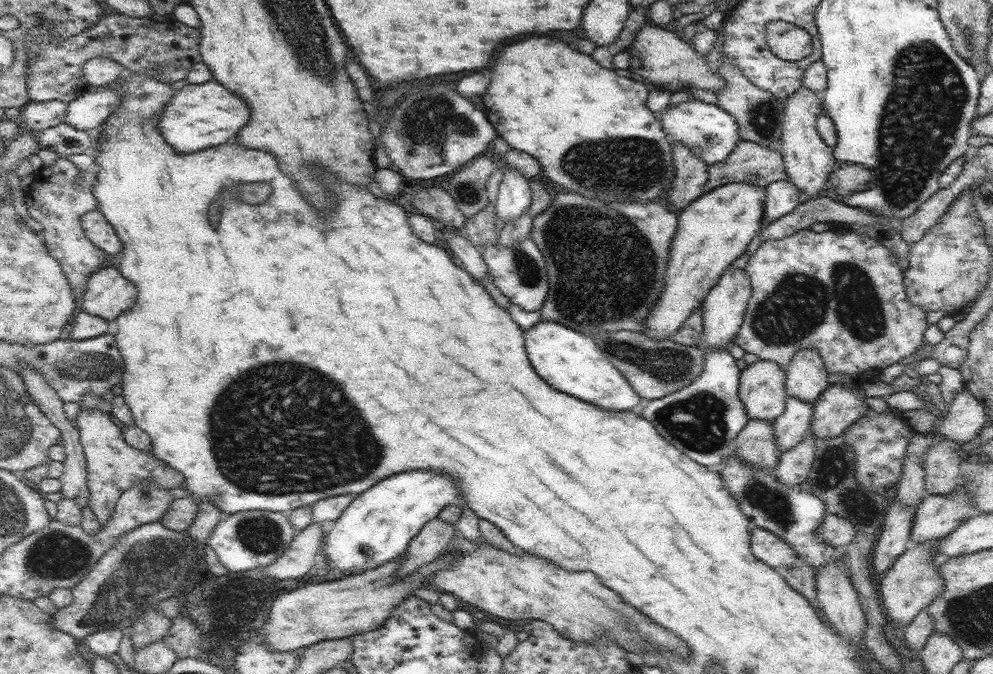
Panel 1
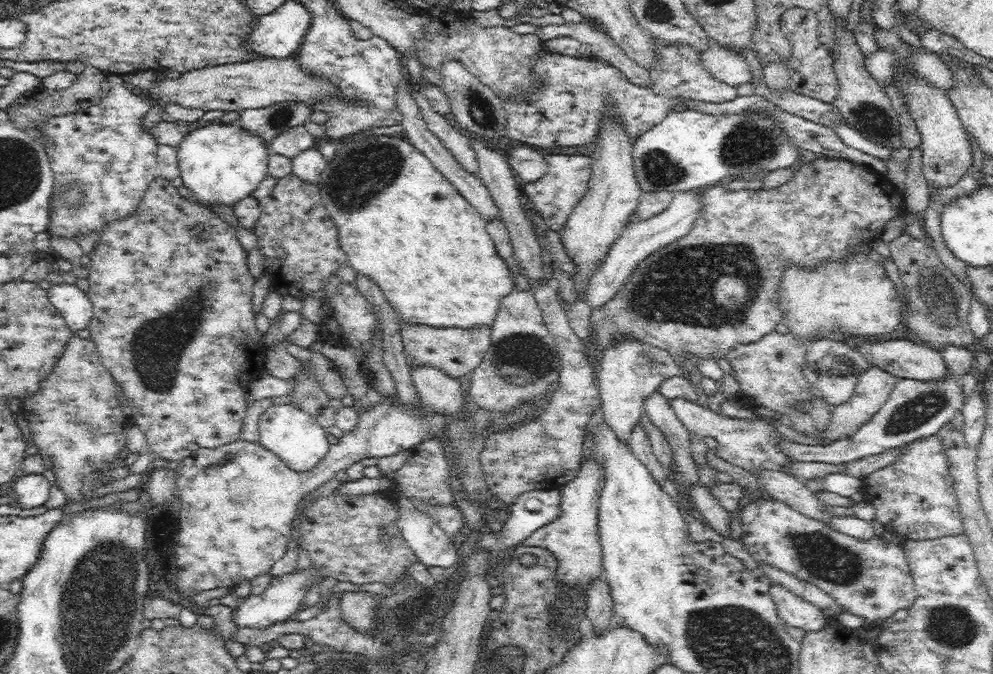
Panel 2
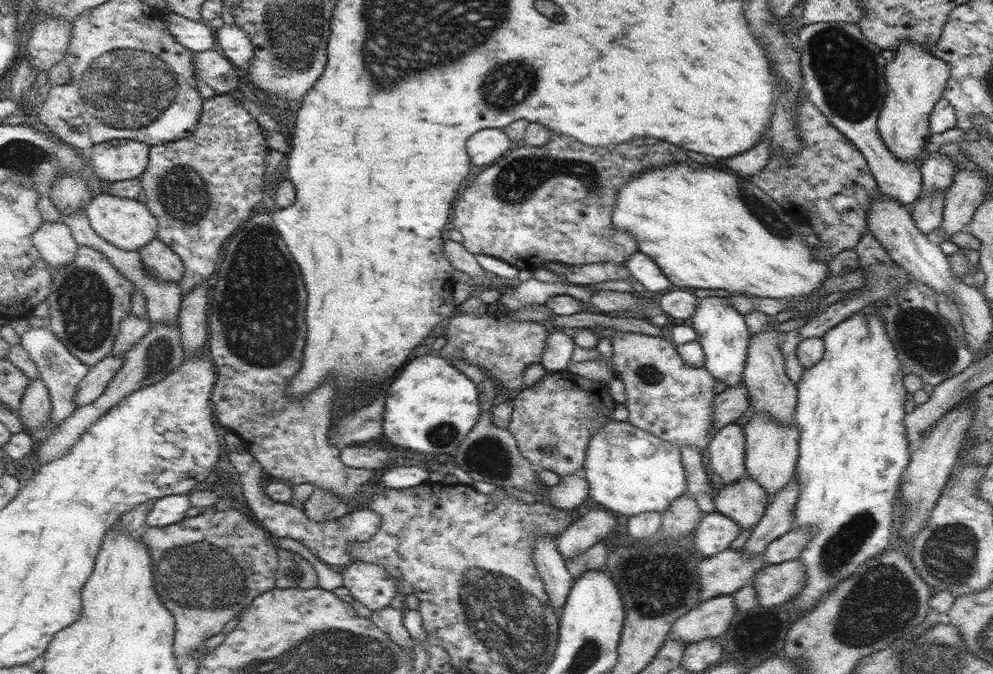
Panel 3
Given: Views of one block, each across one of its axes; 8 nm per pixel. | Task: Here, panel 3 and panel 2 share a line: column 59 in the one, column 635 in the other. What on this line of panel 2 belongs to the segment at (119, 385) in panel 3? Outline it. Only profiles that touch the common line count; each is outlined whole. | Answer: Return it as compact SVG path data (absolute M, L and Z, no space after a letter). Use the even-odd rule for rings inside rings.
M638 422L628 438L627 445L630 447L632 454L650 471L652 478L660 484L668 479L668 471L666 467L660 463L653 453L649 434L646 434L643 424Z

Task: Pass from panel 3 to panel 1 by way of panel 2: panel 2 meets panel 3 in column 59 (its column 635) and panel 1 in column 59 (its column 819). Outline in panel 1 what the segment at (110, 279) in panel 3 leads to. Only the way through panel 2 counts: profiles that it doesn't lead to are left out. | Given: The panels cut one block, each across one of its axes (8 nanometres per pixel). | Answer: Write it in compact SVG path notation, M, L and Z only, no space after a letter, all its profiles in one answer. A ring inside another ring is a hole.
M58 158L53 166L35 172L32 186L25 192L28 212L34 220L43 224L43 244L52 254L52 258L60 262L78 303L83 300L90 275L109 262L106 251L95 246L86 237L81 225L82 215L98 208L98 201L92 192L96 178L97 174L92 169L81 173L70 160ZM78 176L82 178L77 178Z

